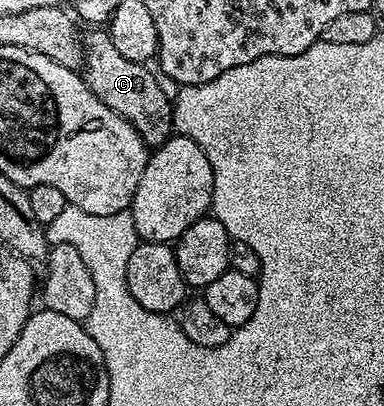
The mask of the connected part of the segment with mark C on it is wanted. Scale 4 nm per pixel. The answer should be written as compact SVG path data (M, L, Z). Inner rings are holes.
M89 30L81 36L83 53L83 75L85 84L115 114L119 114L143 138L147 146L156 146L174 135L173 102L170 93L161 89L162 81L152 76L146 65L131 62L131 58L123 58L119 50L115 50L115 42L111 42L108 31Z

